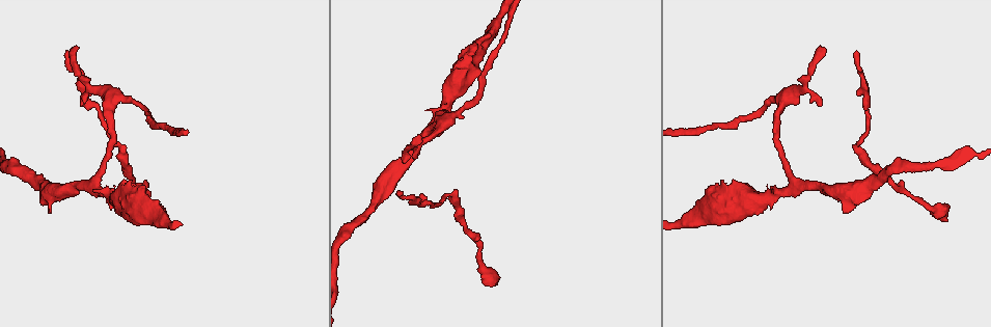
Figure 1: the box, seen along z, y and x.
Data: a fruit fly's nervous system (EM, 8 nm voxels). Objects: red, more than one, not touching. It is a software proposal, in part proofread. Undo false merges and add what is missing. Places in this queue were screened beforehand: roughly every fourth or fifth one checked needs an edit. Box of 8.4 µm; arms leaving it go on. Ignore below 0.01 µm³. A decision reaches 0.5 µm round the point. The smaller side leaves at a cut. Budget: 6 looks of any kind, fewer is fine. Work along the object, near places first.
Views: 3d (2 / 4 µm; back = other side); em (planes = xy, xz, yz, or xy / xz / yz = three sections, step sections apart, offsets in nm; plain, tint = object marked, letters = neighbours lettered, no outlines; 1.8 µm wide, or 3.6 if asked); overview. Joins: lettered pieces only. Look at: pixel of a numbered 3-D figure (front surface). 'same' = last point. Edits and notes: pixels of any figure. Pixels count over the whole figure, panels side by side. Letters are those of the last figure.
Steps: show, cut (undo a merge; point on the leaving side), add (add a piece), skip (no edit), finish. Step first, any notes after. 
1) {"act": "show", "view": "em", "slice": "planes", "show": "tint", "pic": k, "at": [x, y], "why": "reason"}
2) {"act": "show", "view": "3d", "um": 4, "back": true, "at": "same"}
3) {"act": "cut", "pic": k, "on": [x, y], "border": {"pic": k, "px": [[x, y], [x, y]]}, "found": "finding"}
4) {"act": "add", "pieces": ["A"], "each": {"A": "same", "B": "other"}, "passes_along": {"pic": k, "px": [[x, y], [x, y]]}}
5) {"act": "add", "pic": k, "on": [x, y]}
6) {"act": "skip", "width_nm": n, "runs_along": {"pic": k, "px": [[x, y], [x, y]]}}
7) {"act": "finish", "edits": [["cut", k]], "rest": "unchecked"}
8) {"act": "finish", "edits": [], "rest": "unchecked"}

{"act": "show", "view": "em", "slice": "planes", "show": "letters", "pic": 1, "at": [783, 103], "why": "sharp bend"}

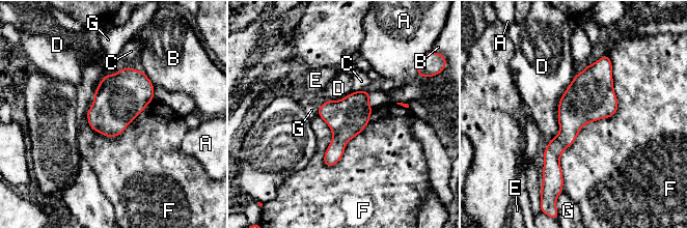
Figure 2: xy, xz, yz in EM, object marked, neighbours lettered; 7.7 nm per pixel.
{"act": "skip", "each": {"A": "other", "B": "other", "C": "other", "D": "other", "E": "other", "F": "other", "G": "other"}, "runs_along": {"pic": 2, "px": [[602, 60], [554, 149], [554, 174]]}, "found": "continuous, no second cell"}

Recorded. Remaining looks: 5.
{"act": "show", "view": "3d", "um": 2, "pic": 1, "at": [791, 189], "why": "arms part here"}

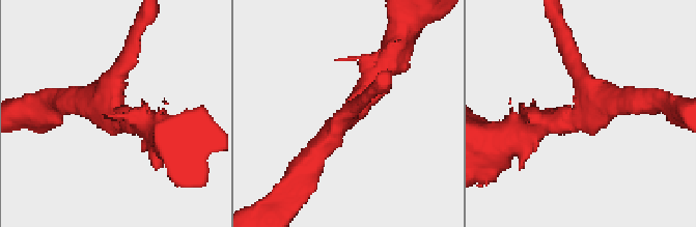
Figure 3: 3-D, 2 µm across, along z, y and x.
{"act": "show", "view": "em", "slice": "xy", "step": 8, "show": "tint", "pic": 3, "at": [585, 111], "arms": 3, "why": "now the EM"}

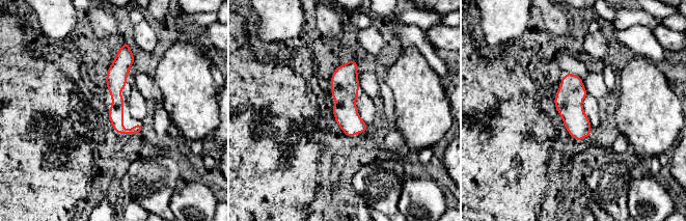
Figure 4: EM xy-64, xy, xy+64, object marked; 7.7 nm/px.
{"act": "show", "view": "em", "slice": "planes", "show": "letters", "at": "same"}

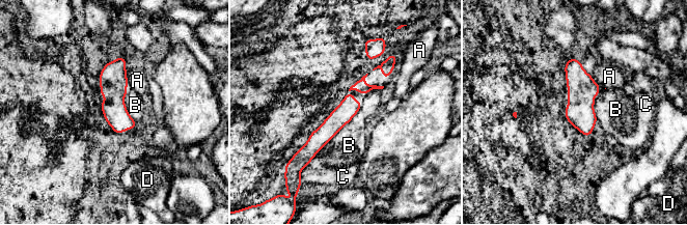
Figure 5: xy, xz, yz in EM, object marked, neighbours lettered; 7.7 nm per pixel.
{"act": "skip", "each": {"A": "other", "B": "other", "C": "other", "D": "other"}, "border": {"pic": 5, "px": [[362, 103], [358, 112], [309, 163]]}, "found": "continuous, no second cell"}

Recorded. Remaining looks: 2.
{"act": "show", "view": "3d", "um": 4, "pic": 1, "at": [35, 181], "why": "thick turns thin"}

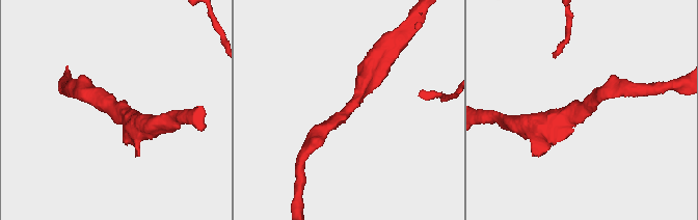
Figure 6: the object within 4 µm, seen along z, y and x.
{"act": "show", "view": "em", "slice": "planes", "show": "letters", "pic": 6, "at": [351, 106], "arm_widths_nm": [200, 400]}

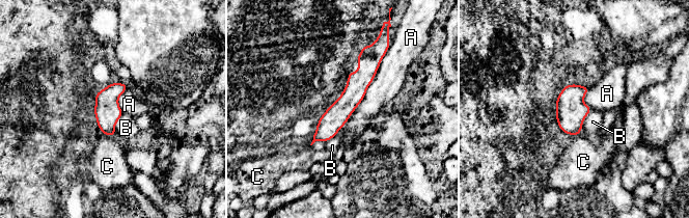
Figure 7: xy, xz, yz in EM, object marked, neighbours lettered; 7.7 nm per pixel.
{"act": "skip", "width_nm": 180, "each": {"A": "other", "B": "other", "C": "other"}, "border": {"pic": 7, "px": [[386, 52], [363, 99], [345, 124]]}, "found": "all the same cell"}

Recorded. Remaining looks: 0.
{"act": "finish", "edits": [], "rest": "unchecked"}

